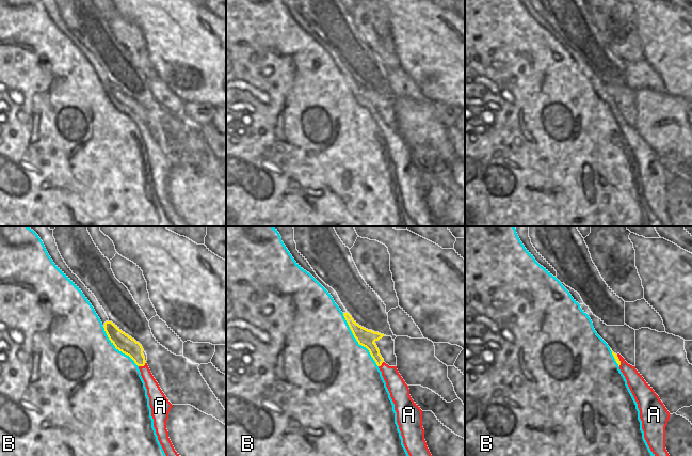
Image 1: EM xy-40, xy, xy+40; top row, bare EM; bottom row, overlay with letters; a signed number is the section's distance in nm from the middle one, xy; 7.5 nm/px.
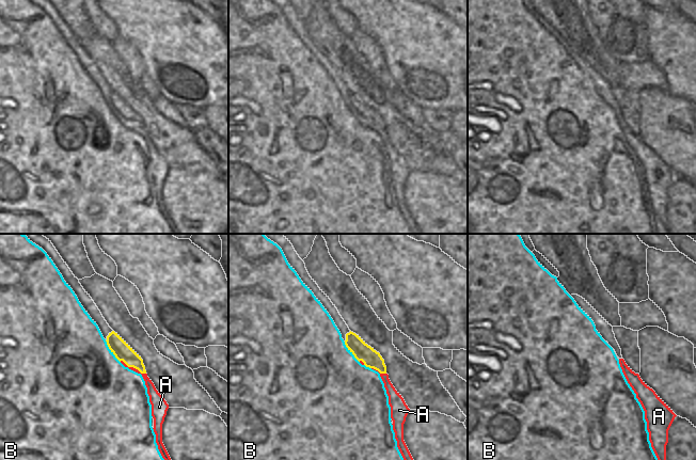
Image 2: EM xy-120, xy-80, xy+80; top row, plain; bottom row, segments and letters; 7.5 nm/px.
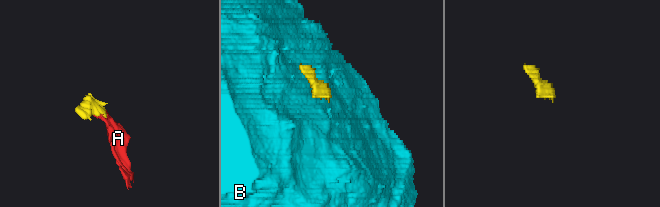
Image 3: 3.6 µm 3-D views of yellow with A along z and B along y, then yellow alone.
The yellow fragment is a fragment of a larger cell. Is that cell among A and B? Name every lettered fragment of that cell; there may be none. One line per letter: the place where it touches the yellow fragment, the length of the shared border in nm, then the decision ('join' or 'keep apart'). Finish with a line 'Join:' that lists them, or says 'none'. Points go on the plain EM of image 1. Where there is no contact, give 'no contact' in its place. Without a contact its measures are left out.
A: contact xy-40 (142, 126); length 70 nm; keep apart
B: contact xy (356, 100); length 480 nm; keep apart
Join: none

